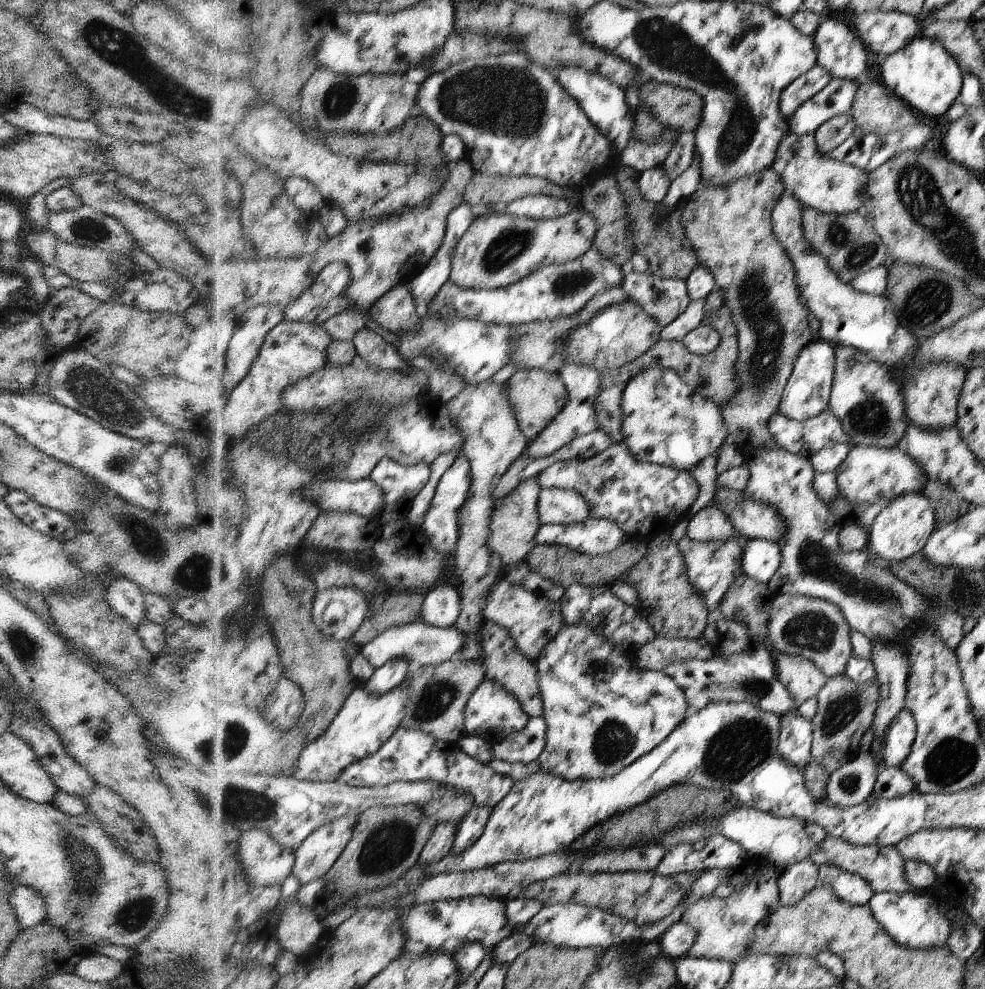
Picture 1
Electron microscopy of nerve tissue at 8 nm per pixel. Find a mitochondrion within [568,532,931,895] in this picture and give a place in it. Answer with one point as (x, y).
(814, 561)

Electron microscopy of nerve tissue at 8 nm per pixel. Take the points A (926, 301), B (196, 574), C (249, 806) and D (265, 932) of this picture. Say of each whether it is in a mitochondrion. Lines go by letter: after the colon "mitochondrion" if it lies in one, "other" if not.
A: mitochondrion
B: mitochondrion
C: mitochondrion
D: other

